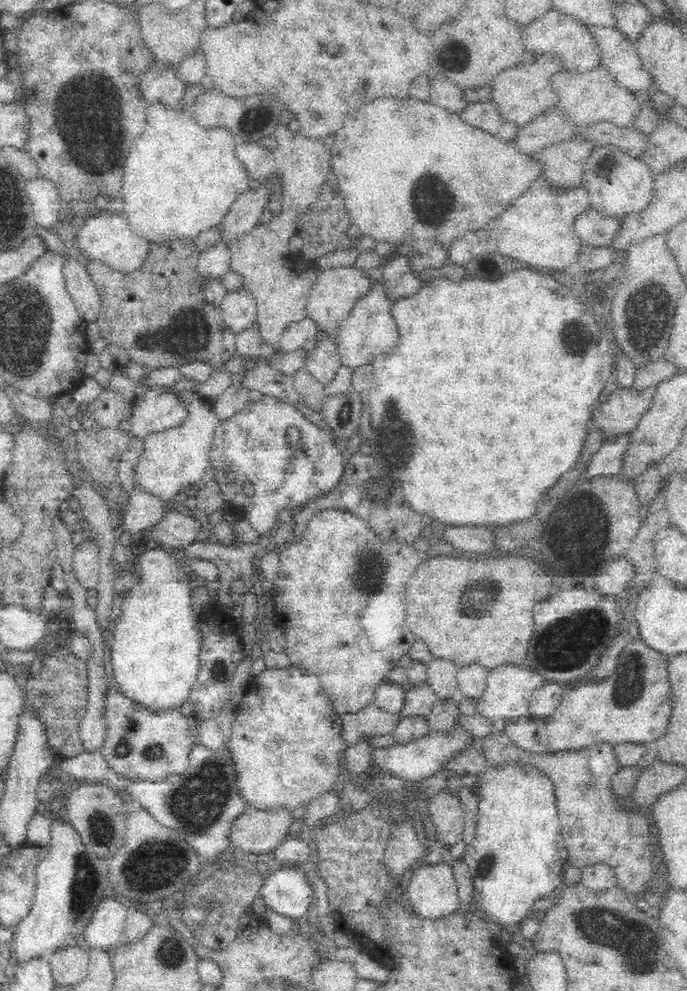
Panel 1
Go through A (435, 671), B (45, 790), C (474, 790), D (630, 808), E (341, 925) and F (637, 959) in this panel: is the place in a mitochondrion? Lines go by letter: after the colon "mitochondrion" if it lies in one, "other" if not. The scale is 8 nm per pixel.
A: other
B: other
C: other
D: other
E: other
F: mitochondrion

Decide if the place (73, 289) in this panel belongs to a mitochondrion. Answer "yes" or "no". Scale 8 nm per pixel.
no

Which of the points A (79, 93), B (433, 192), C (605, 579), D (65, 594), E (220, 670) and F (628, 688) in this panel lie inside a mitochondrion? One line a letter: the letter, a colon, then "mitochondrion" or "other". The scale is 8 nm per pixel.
A: mitochondrion
B: mitochondrion
C: other
D: other
E: mitochondrion
F: mitochondrion

